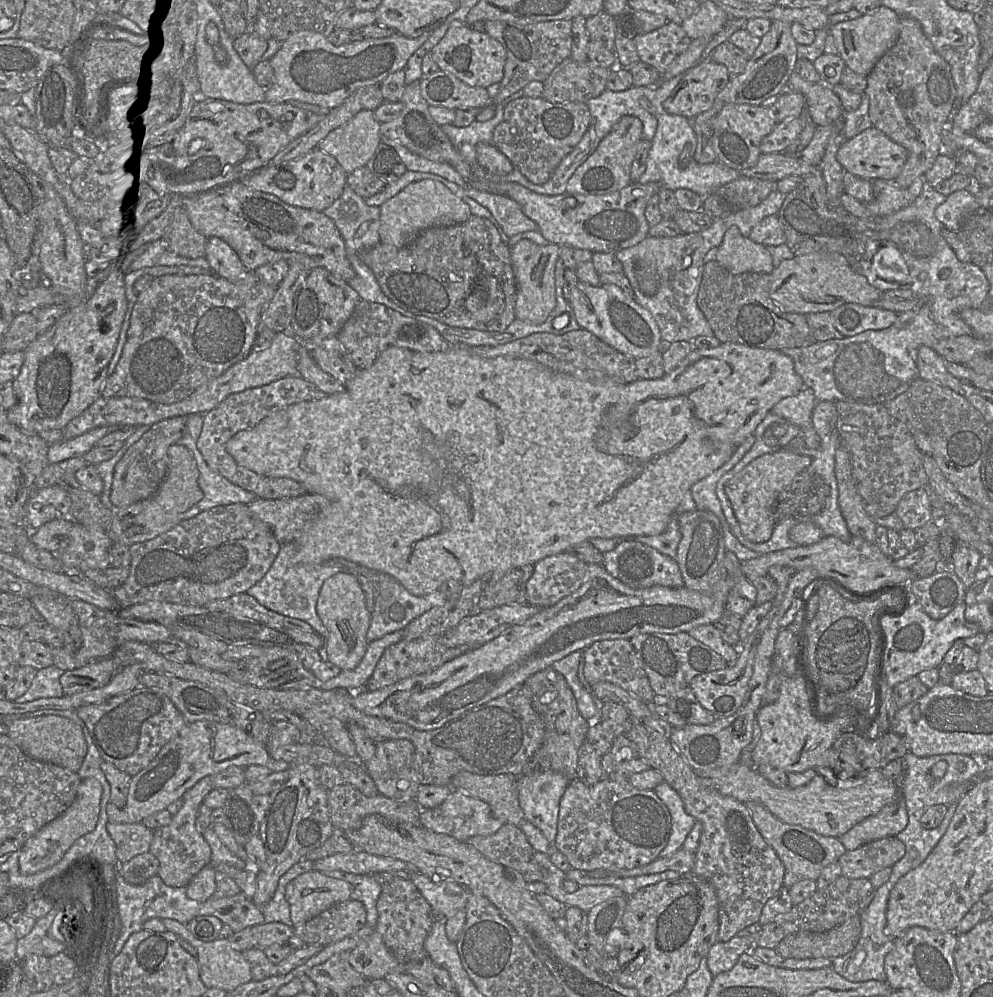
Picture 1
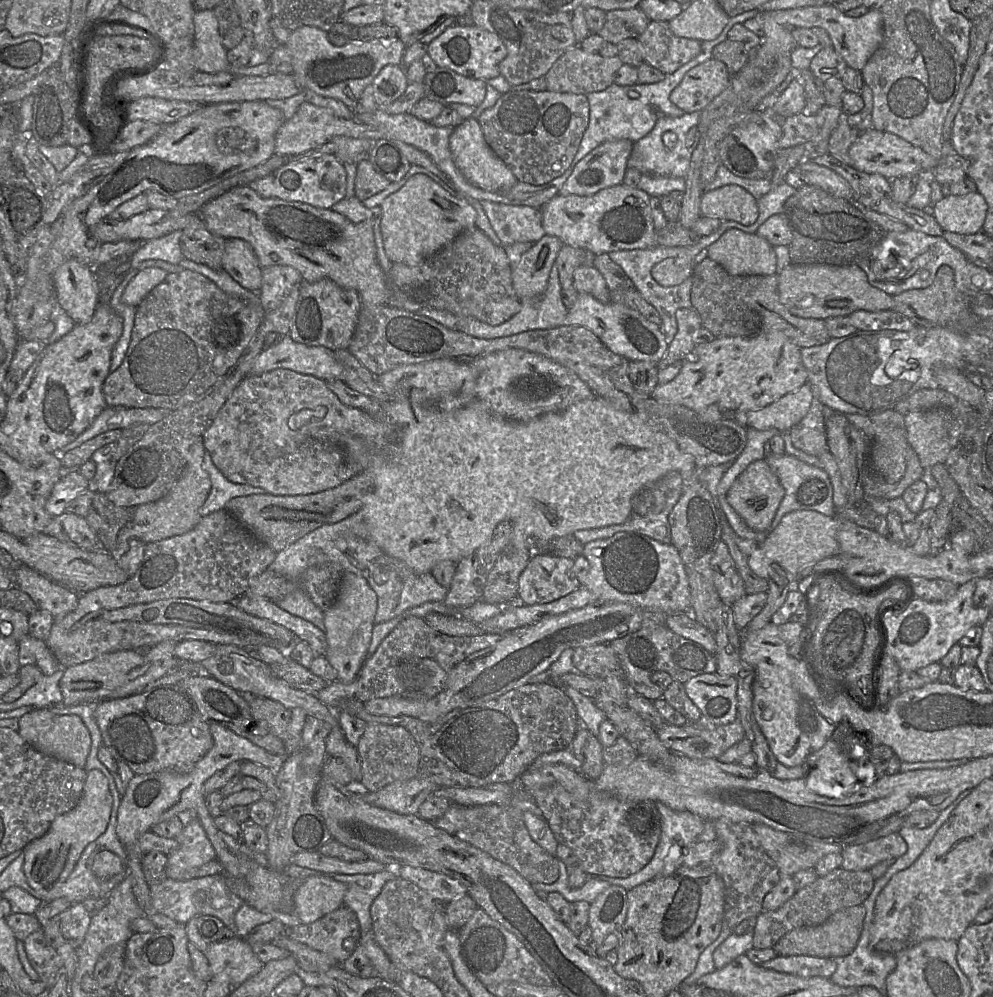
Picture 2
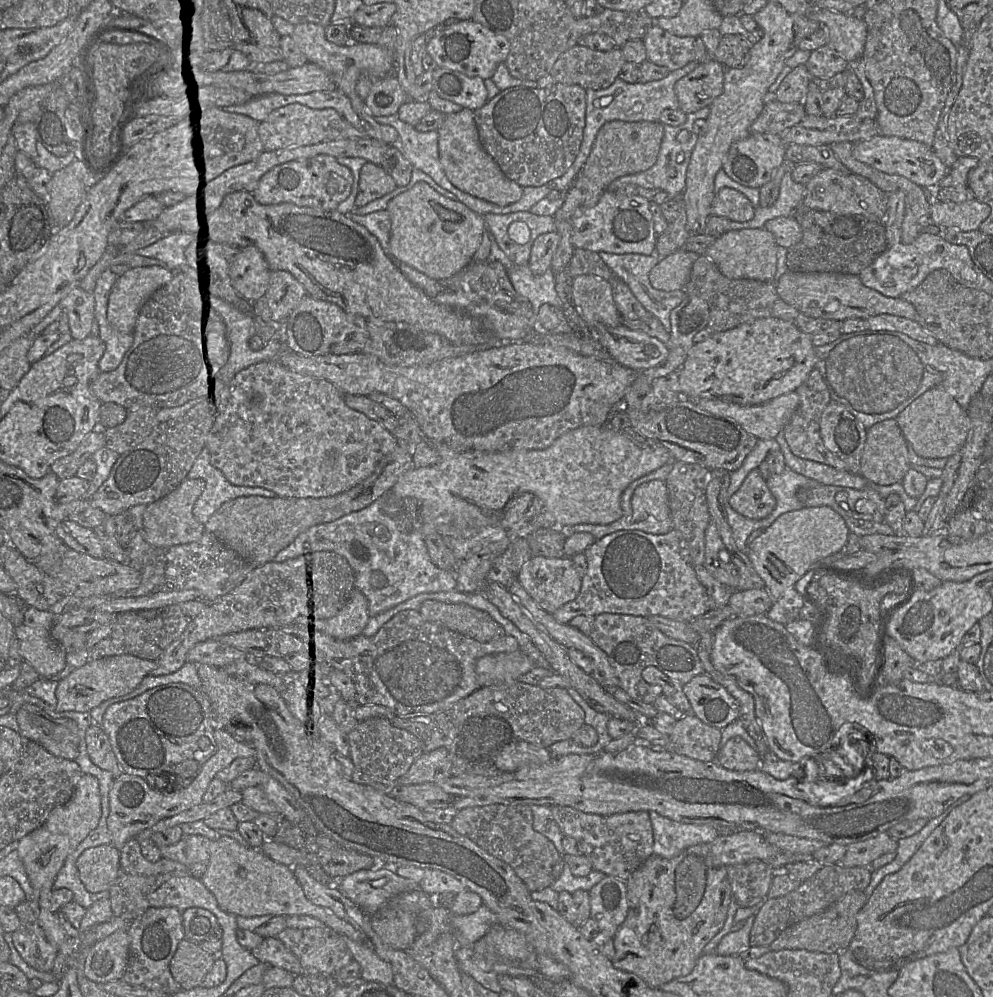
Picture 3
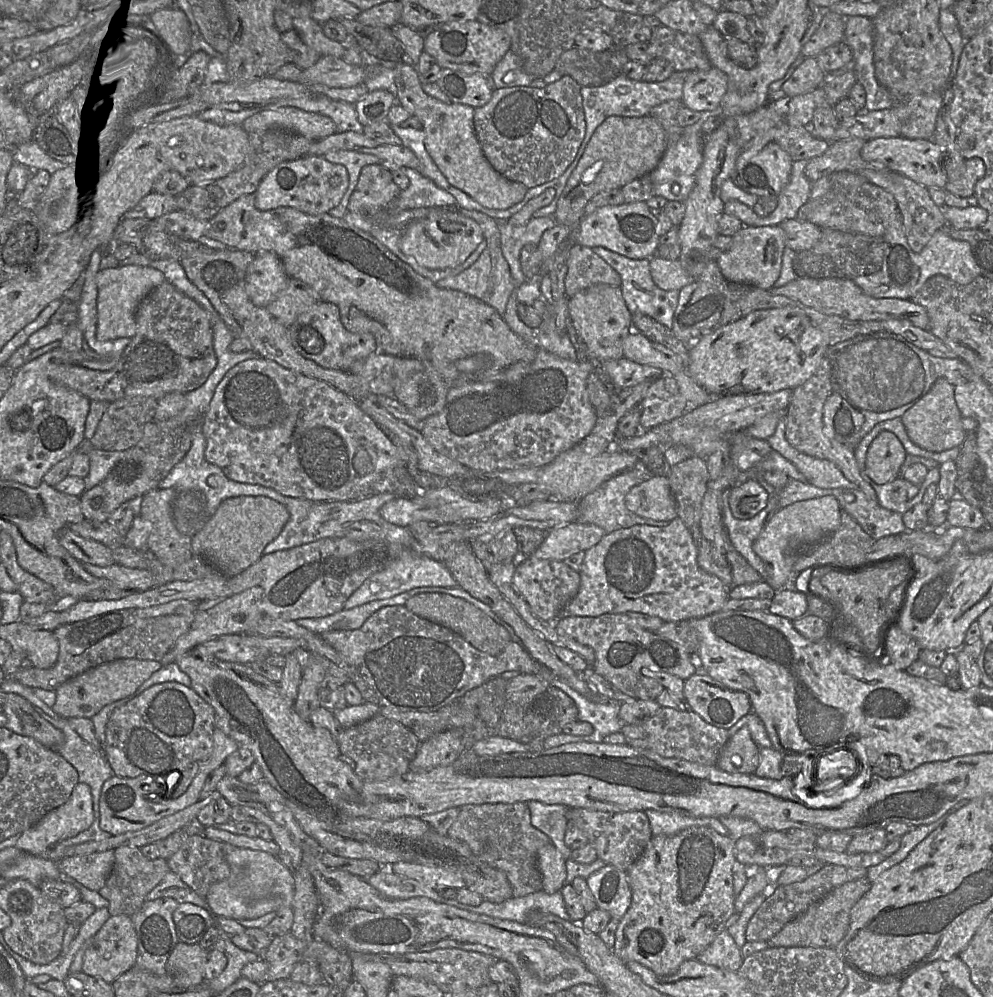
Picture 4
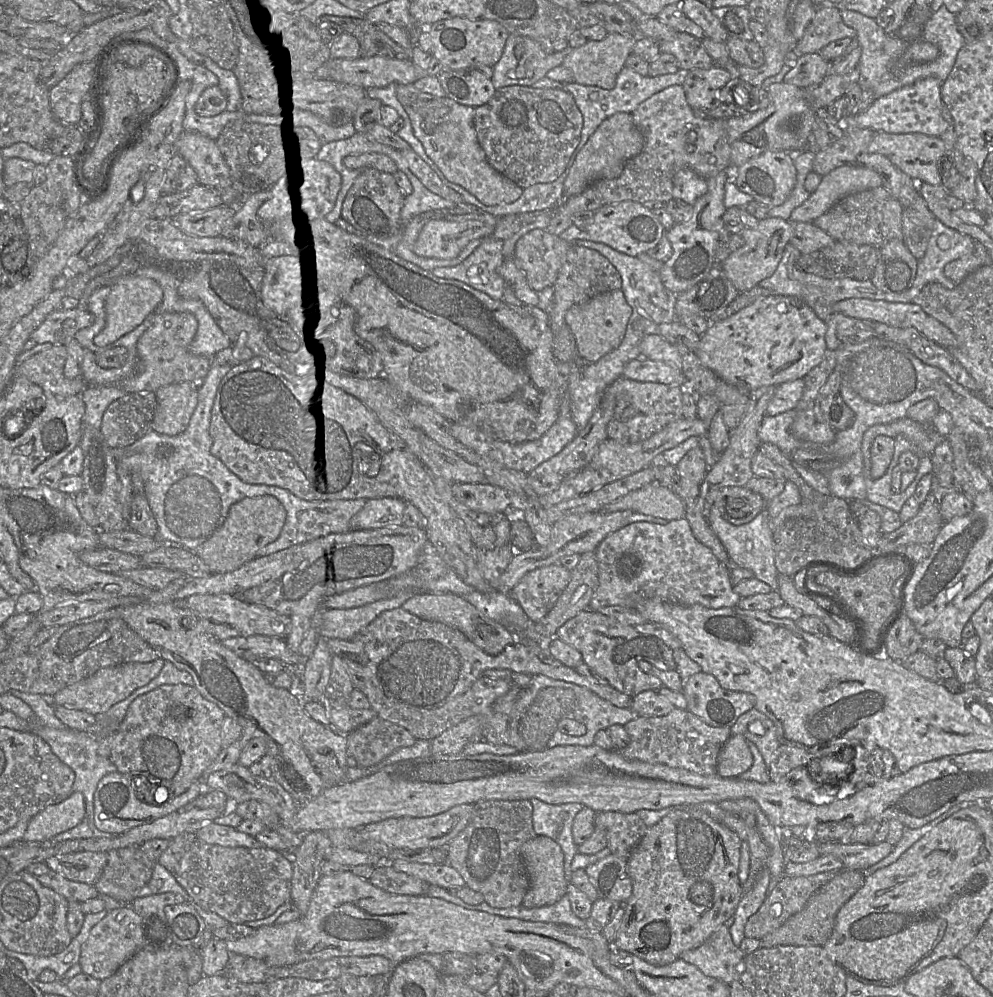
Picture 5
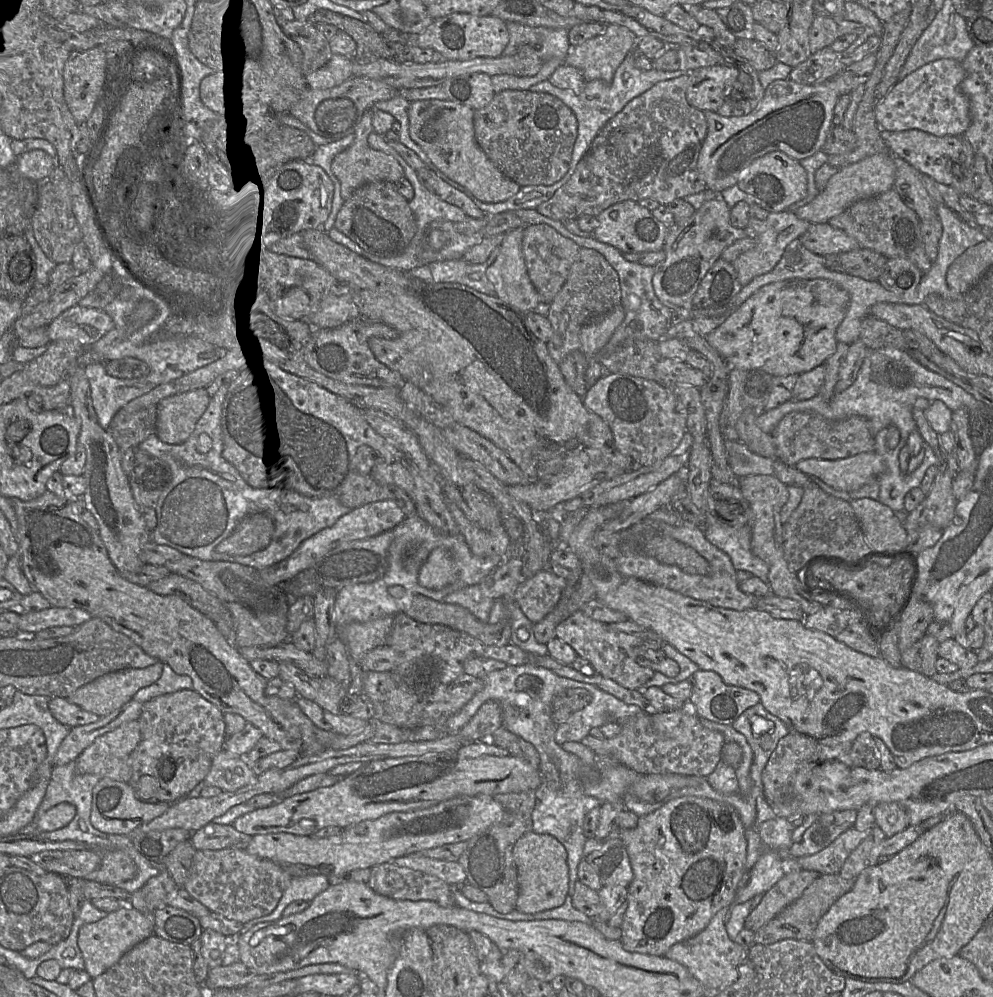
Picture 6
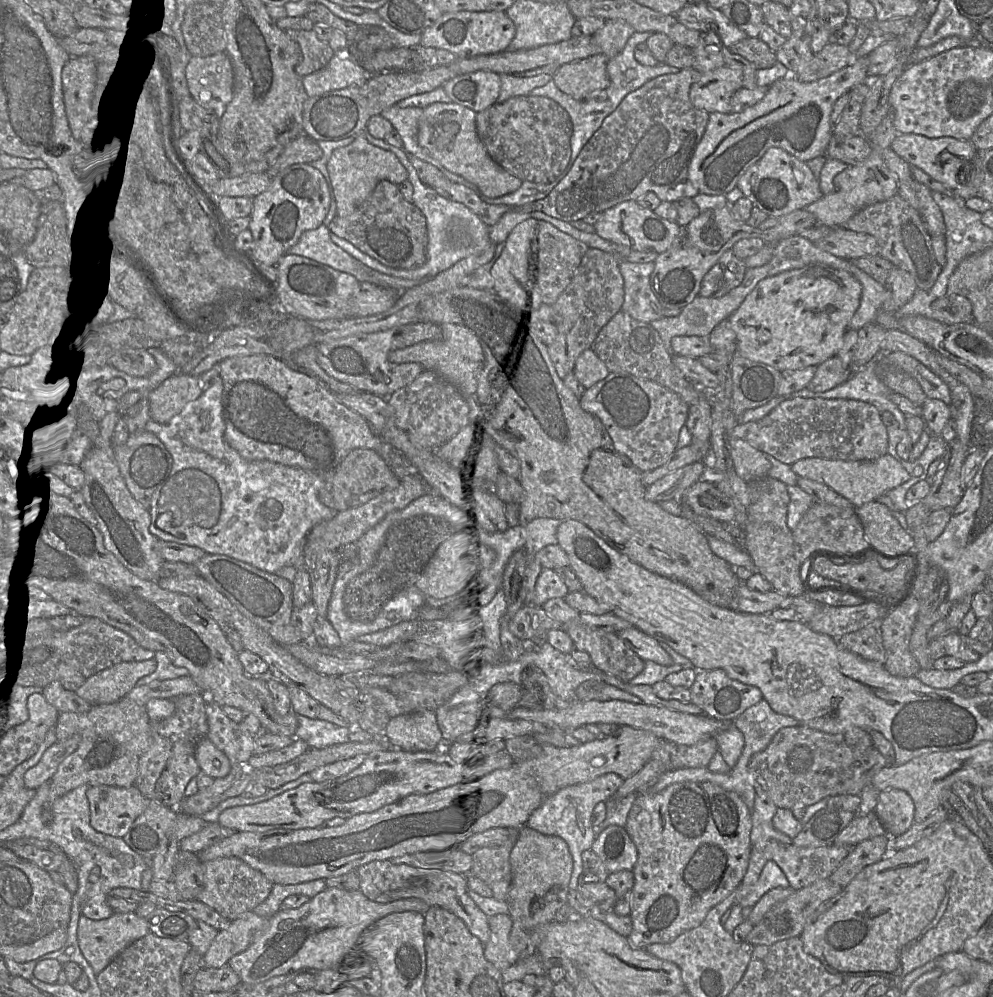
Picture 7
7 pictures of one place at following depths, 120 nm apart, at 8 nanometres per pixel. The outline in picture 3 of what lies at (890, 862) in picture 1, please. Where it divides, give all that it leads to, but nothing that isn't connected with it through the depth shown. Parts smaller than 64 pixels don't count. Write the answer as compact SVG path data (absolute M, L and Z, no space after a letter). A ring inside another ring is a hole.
M887 831L882 832L875 837L848 845L840 863L845 867L870 867L875 859L894 852L897 848L898 841L891 838Z

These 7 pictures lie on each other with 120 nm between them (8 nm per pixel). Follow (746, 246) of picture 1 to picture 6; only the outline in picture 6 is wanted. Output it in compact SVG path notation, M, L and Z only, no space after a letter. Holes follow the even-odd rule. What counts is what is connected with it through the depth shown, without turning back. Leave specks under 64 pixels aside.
M792 211L769 213L765 222L765 231L755 235L756 246L732 262L742 287L753 278L770 272L780 261L787 245L799 239L810 226Z

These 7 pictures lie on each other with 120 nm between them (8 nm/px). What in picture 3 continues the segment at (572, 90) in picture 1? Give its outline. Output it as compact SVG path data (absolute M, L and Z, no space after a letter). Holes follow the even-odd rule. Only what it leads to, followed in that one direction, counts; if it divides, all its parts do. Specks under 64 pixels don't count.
M576 44L558 57L549 74L555 83L601 90L614 83L625 62L621 48L597 51Z

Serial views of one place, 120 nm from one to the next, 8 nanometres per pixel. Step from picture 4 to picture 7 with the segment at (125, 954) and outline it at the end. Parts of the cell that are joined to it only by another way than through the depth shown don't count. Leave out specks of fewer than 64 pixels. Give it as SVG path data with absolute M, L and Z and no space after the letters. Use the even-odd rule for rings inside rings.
M135 912L114 913L103 920L91 920L81 915L78 921L77 941L84 958L98 975L125 948L149 932L148 920L138 917Z

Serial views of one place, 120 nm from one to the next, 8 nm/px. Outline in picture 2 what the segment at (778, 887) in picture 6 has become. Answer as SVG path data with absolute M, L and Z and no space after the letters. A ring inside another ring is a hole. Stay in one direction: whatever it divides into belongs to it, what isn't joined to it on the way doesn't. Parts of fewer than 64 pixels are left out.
M839 867L825 876L819 876L809 885L797 890L781 907L762 911L756 917L753 945L758 949L773 947L789 931L824 923L835 912L861 905L874 888L875 878L870 870L849 871Z

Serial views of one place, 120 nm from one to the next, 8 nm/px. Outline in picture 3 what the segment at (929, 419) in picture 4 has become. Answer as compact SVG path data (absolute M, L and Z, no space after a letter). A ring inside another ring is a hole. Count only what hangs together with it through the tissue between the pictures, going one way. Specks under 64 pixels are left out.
M939 386L927 390L895 419L908 444L923 458L950 458L963 446L969 429L966 410Z

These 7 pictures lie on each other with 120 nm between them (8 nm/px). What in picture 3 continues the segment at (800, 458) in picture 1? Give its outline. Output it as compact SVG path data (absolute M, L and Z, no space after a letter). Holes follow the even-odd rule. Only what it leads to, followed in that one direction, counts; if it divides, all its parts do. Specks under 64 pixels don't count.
M758 468L749 472L730 498L730 505L740 515L755 520L766 518L772 513L776 500Z

